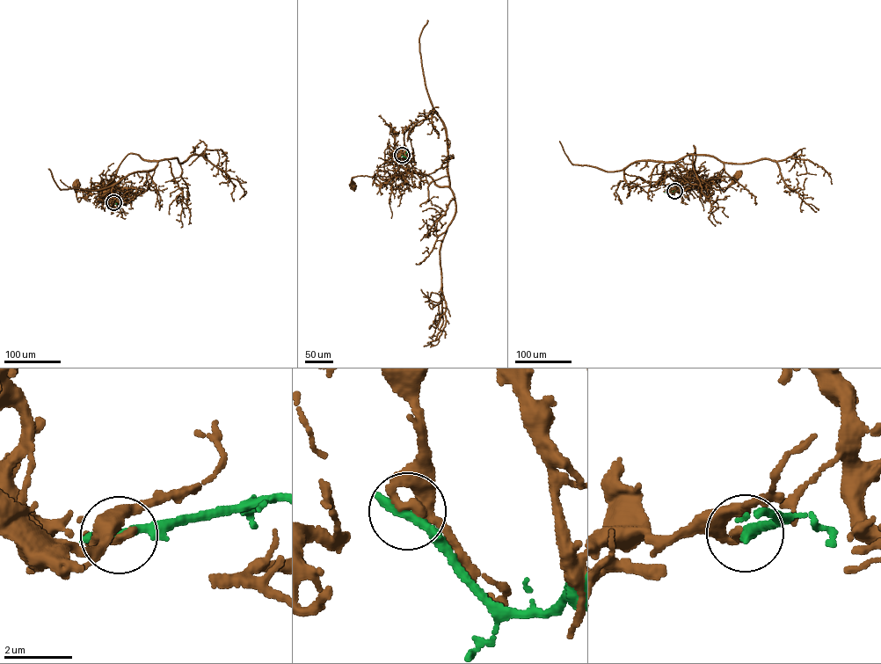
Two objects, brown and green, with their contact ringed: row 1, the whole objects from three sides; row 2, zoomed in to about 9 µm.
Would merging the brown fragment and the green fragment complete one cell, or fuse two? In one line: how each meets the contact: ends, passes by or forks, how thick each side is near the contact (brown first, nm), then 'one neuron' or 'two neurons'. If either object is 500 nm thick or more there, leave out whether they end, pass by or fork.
brown ends; green ends; calibres 320 and 360 nm; two neurons

